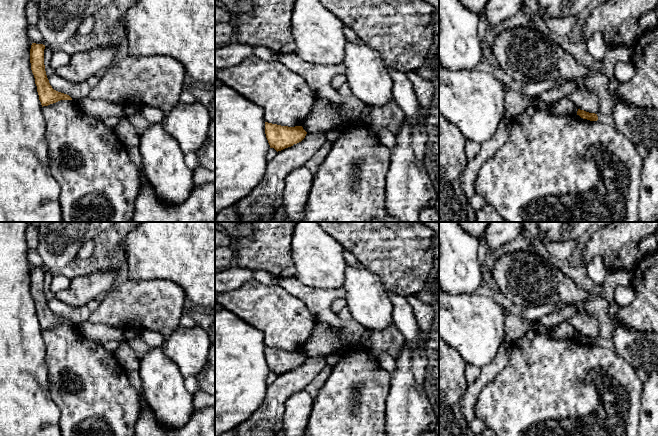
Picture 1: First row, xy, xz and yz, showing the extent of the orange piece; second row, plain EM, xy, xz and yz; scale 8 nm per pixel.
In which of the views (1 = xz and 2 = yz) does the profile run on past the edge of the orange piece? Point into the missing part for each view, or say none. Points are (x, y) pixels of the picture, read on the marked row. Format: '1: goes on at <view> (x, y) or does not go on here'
1: does not go on here
2: does not go on here

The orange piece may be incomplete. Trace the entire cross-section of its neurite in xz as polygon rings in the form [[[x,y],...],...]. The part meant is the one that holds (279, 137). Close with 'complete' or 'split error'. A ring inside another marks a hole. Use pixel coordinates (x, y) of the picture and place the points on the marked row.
[[[265,122],[265,134],[270,148],[278,152],[301,142],[307,132],[302,126],[288,127]]]; complete

